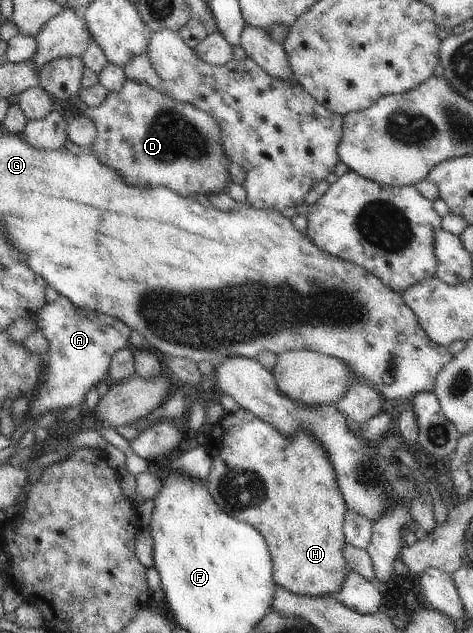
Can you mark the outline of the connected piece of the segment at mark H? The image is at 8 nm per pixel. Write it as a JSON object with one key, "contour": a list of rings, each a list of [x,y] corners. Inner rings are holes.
{"contour":[[[240,408],[212,425],[206,446],[213,461],[208,490],[223,512],[250,524],[266,538],[274,583],[294,595],[310,598],[338,594],[350,572],[343,556],[347,544],[343,532],[347,508],[338,488],[334,466],[318,438],[306,430],[288,438],[272,424]]]}

